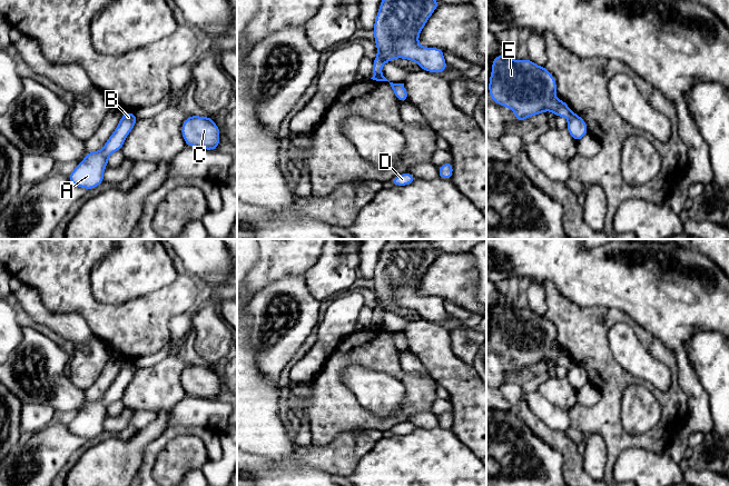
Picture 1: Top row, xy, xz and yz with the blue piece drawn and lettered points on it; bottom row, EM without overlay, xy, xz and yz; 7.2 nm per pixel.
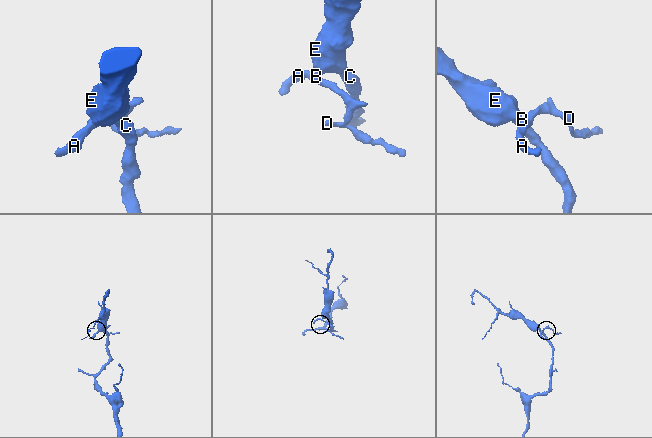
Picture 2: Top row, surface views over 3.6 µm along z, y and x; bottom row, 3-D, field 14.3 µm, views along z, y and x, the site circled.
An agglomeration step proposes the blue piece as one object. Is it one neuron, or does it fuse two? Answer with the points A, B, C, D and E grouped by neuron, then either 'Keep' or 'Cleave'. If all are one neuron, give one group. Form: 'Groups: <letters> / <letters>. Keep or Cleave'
Groups: A B D / C E. Cleave

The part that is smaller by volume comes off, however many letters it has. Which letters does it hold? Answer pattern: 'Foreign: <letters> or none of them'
Foreign: A, B, D

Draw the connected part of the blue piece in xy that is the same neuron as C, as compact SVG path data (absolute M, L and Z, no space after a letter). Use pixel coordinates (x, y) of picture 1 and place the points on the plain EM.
M189 365L181 374L186 395L216 399L220 393L220 379L210 366Z

